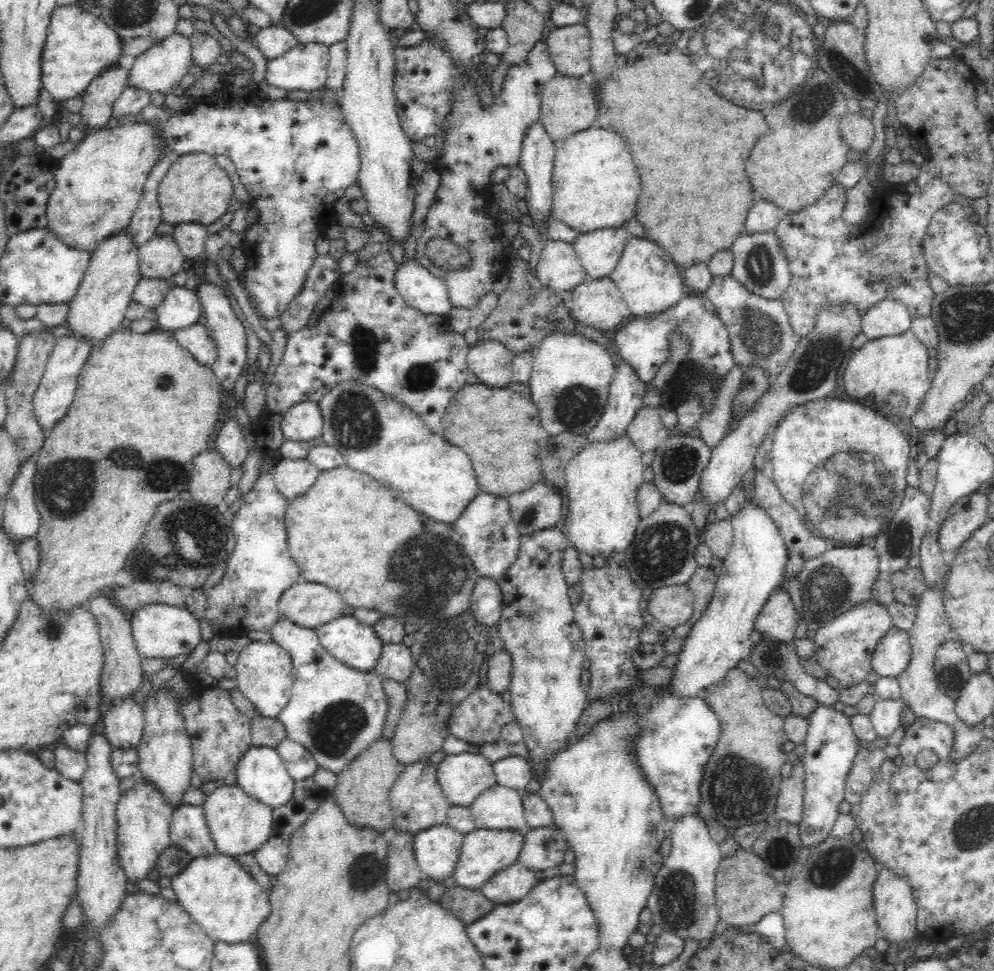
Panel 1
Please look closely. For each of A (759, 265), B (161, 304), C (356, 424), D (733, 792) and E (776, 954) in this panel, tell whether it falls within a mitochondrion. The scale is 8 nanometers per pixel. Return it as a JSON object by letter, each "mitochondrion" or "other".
{"A":"mitochondrion","B":"other","C":"mitochondrion","D":"mitochondrion","E":"other"}

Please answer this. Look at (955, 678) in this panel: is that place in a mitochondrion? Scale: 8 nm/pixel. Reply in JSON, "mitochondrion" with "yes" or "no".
{"mitochondrion":"no"}

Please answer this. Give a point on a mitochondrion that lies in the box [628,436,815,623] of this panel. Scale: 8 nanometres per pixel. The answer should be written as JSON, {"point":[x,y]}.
{"point":[662,550]}

